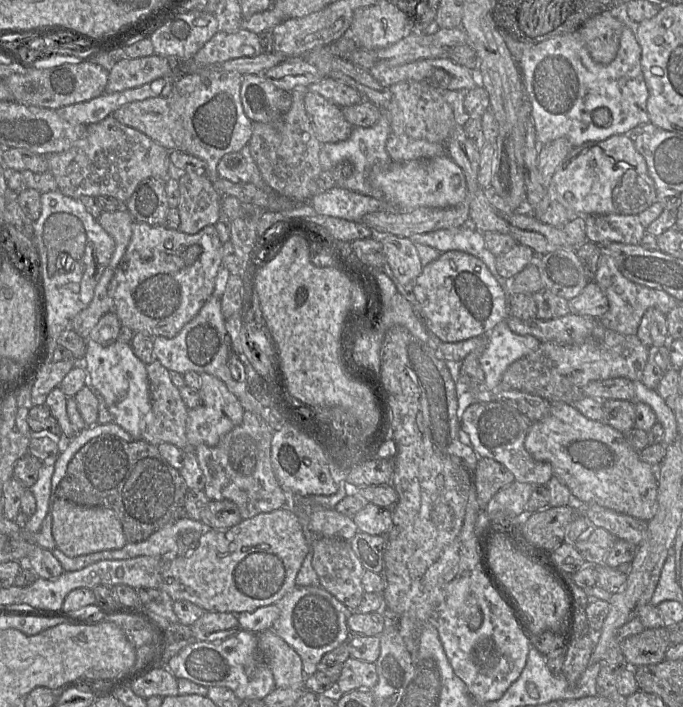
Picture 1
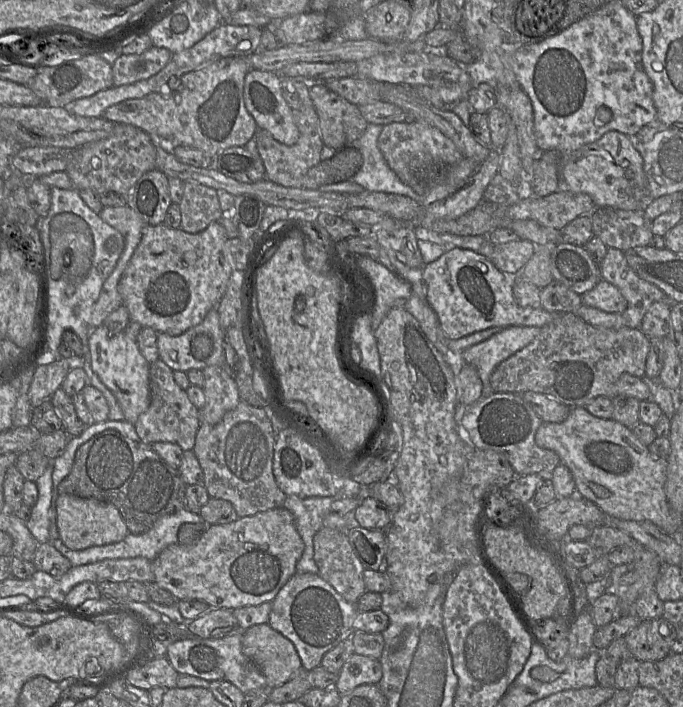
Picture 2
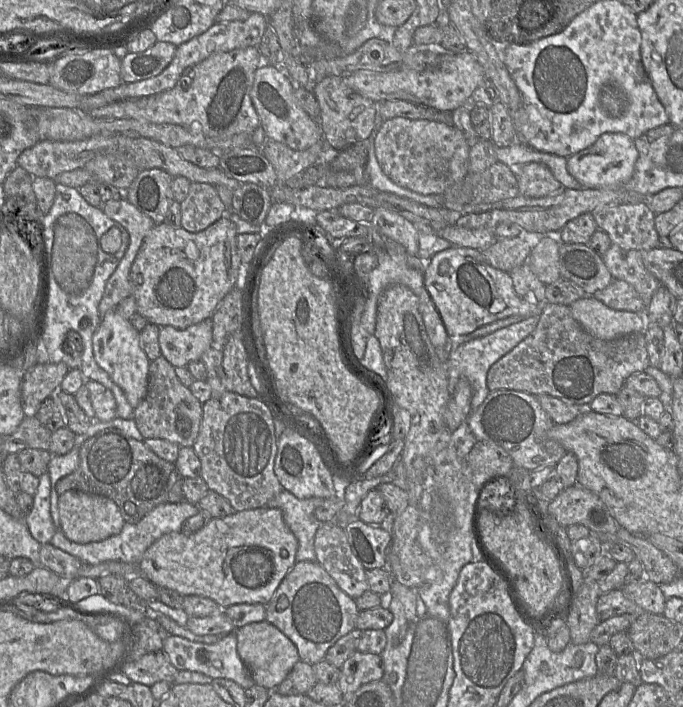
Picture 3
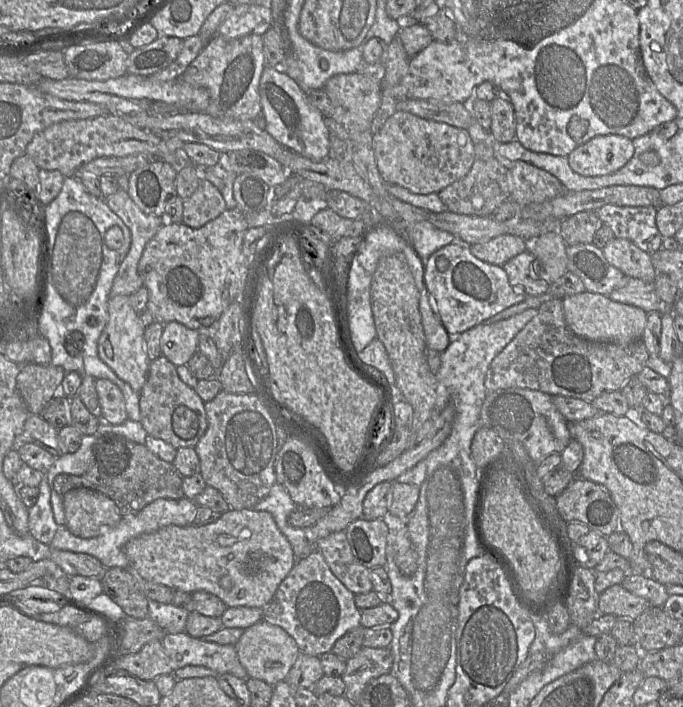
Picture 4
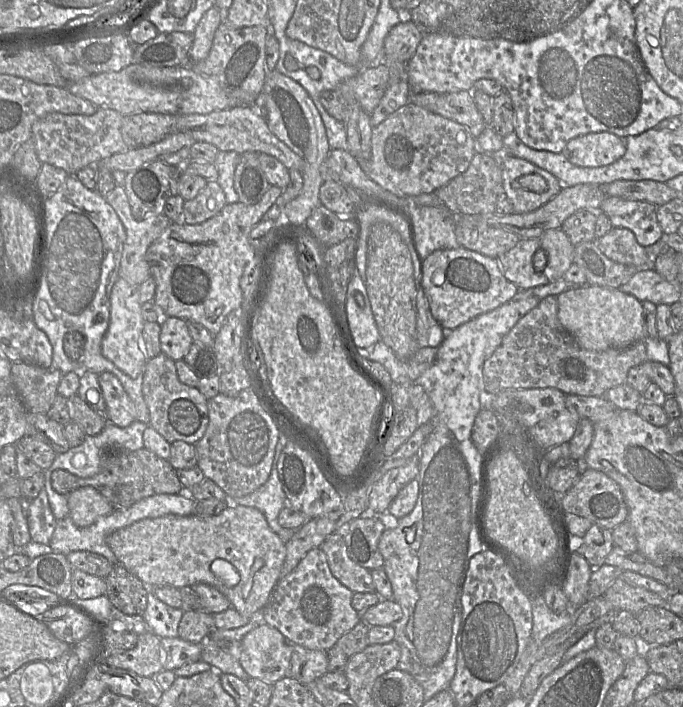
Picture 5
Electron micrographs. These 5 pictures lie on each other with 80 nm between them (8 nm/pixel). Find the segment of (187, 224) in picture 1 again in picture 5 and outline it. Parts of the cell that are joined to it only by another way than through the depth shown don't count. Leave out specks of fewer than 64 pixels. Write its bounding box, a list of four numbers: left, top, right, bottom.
[182,181,226,223]

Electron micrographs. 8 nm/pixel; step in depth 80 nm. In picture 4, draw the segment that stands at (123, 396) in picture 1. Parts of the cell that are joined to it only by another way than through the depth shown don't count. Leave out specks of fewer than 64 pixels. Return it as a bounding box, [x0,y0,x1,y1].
[98,295,150,394]

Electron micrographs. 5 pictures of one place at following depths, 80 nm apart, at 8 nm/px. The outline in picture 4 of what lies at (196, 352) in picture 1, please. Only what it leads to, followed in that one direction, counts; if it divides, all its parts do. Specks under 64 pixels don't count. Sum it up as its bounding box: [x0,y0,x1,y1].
[161,321,199,367]

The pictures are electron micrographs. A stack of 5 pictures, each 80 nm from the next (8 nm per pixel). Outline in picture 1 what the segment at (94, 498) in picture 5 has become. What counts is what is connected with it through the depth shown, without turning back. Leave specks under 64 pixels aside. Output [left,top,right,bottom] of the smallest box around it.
[53,498,127,557]

